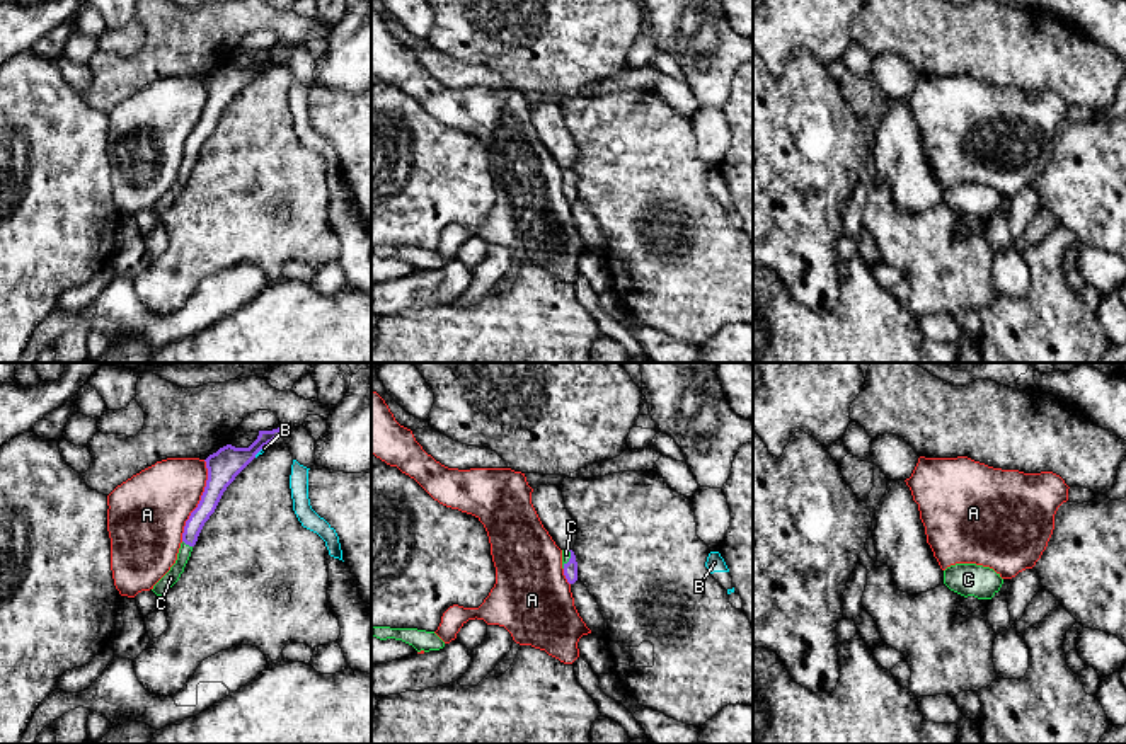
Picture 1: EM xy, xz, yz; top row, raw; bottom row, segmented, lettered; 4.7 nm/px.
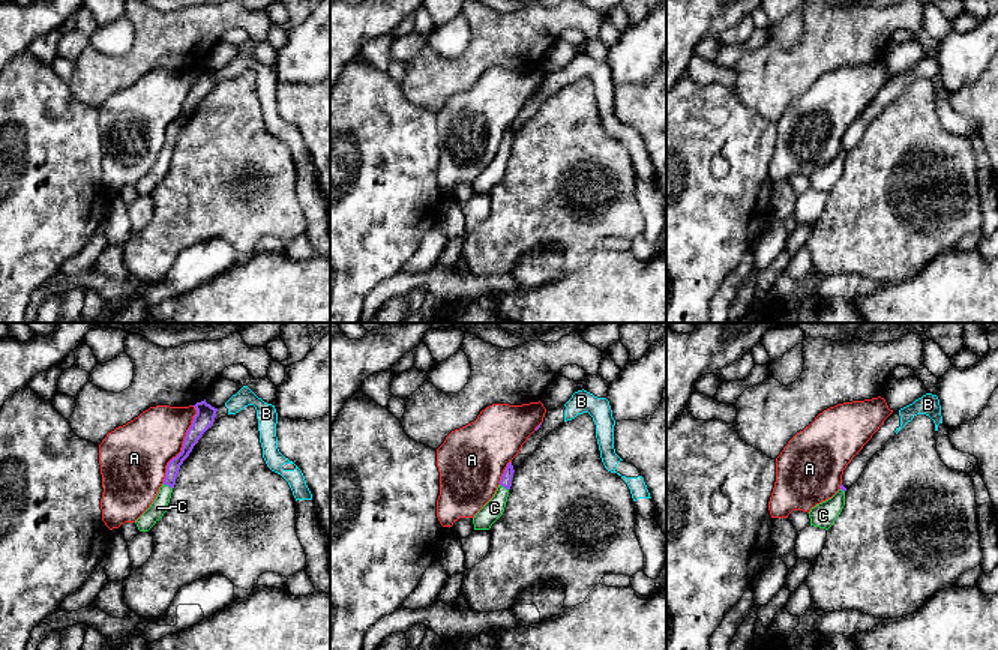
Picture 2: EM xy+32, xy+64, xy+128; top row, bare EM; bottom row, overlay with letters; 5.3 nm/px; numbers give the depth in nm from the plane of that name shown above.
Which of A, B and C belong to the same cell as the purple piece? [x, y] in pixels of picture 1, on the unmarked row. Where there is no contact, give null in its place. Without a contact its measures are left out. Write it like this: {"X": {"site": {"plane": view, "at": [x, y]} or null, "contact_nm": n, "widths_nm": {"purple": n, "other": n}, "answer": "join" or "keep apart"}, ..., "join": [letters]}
{"A": {"site": {"plane": "xy", "at": [200, 120]}, "contact_nm": 400, "widths_nm": {"purple": 150, "other": 360}, "answer": "keep apart"}, "B": {"site": {"plane": "xy", "at": [261, 67]}, "contact_nm": 110, "widths_nm": {"purple": 150, "other": 20}, "answer": "keep apart"}, "C": {"site": {"plane": "xy", "at": [188, 162]}, "contact_nm": 60, "widths_nm": {"purple": 90, "other": 70}, "answer": "join"}, "join": ["C"]}

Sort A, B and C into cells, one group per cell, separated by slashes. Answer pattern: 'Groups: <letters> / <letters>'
Groups: A / B / C

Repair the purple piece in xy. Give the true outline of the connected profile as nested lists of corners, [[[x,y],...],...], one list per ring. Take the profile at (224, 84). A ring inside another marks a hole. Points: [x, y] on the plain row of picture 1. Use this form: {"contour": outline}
{"contour": [[[281,46],[273,49],[259,49],[257,58],[249,66],[235,66],[232,63],[227,63],[204,78],[208,87],[204,111],[198,126],[191,131],[189,138],[186,140],[182,162],[175,182],[152,208],[157,215],[162,215],[179,199],[204,141],[215,131],[227,106],[256,77],[256,73],[264,65],[267,65],[281,54]]]}

